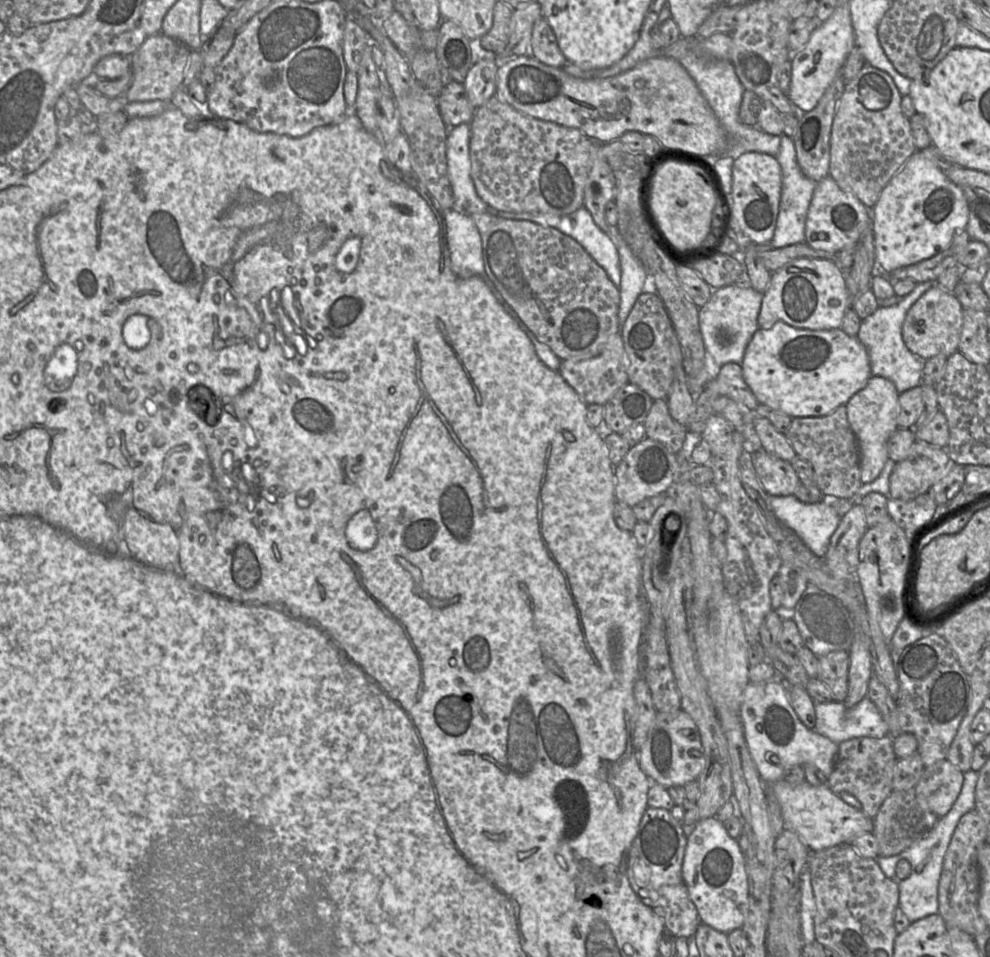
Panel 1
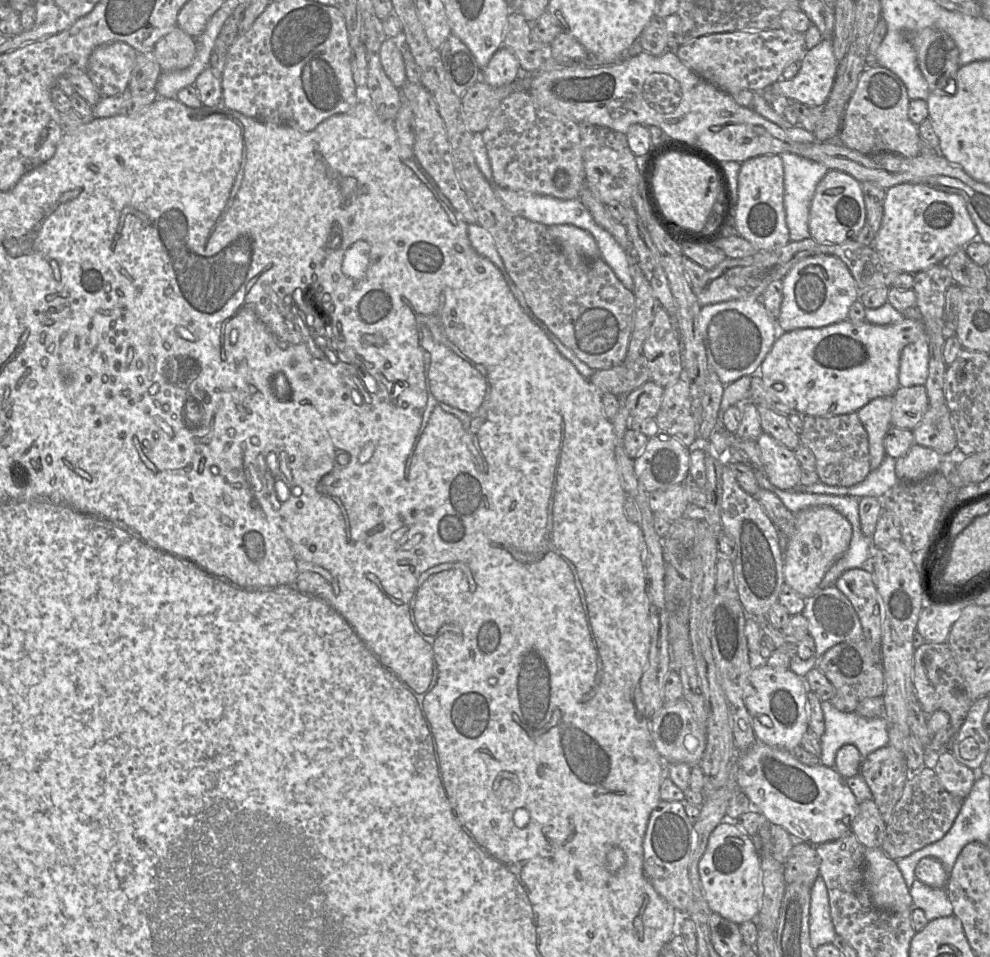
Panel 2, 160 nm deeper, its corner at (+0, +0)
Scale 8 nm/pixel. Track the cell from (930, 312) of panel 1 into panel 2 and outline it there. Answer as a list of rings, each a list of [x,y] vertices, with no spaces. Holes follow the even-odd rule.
[[[905,318],[898,324],[886,326],[874,325],[866,321],[861,323],[853,323],[849,320],[844,320],[842,322],[822,328],[803,328],[792,331],[785,331],[778,336],[771,350],[763,360],[759,371],[754,375],[761,377],[765,386],[772,388],[774,390],[774,395],[778,397],[783,403],[793,408],[799,415],[829,418],[843,414],[854,413],[873,399],[880,397],[892,397],[895,394],[897,389],[900,387],[898,375],[901,351],[908,344],[916,342],[921,336],[926,336],[924,323],[922,321]],[[777,383],[783,384],[783,389],[781,391],[778,391],[774,388]]]

